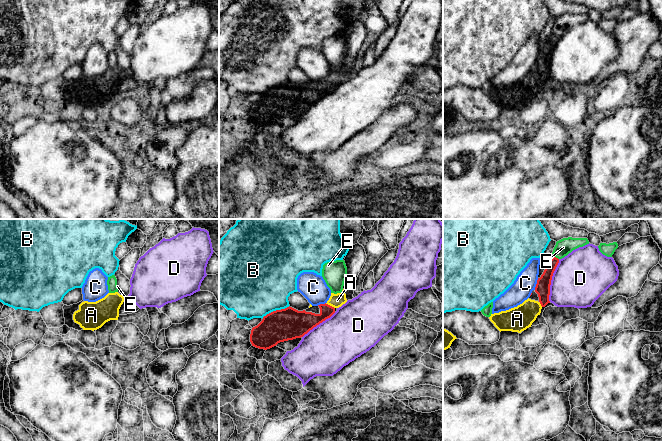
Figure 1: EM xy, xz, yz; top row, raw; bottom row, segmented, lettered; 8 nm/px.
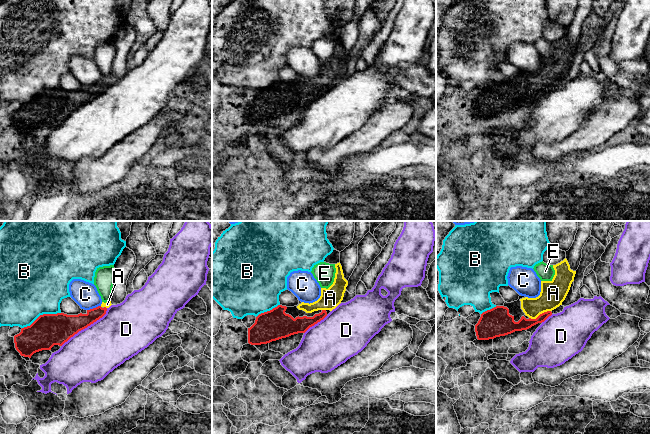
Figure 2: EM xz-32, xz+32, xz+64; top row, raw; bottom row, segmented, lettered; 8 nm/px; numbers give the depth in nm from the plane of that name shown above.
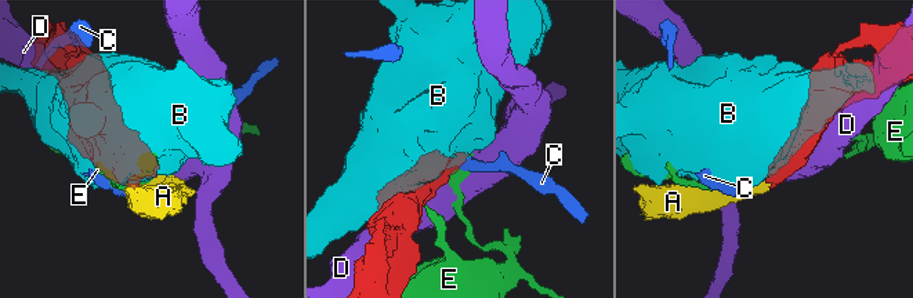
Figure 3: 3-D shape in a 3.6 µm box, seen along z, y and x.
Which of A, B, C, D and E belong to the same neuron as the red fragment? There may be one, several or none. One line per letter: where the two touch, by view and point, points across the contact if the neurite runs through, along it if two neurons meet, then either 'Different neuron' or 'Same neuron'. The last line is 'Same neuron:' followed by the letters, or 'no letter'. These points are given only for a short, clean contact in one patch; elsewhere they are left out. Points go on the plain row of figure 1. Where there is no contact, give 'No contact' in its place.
A: Touches red at xz (329, 81). Path across: xz (303, 98), (317, 95), (329, 81), (337, 76). Same neuron
B: Touches red at xz (276, 86). Different neuron
C: Touches red at yz (536, 60). Boundary: yz (538, 54), (534, 65). Different neuron
D: Touches red at yz (551, 55). Different neuron
E: Touches red at yz (555, 33). Boundary: yz (554, 32), (558, 35). Different neuron
Same neuron: A

